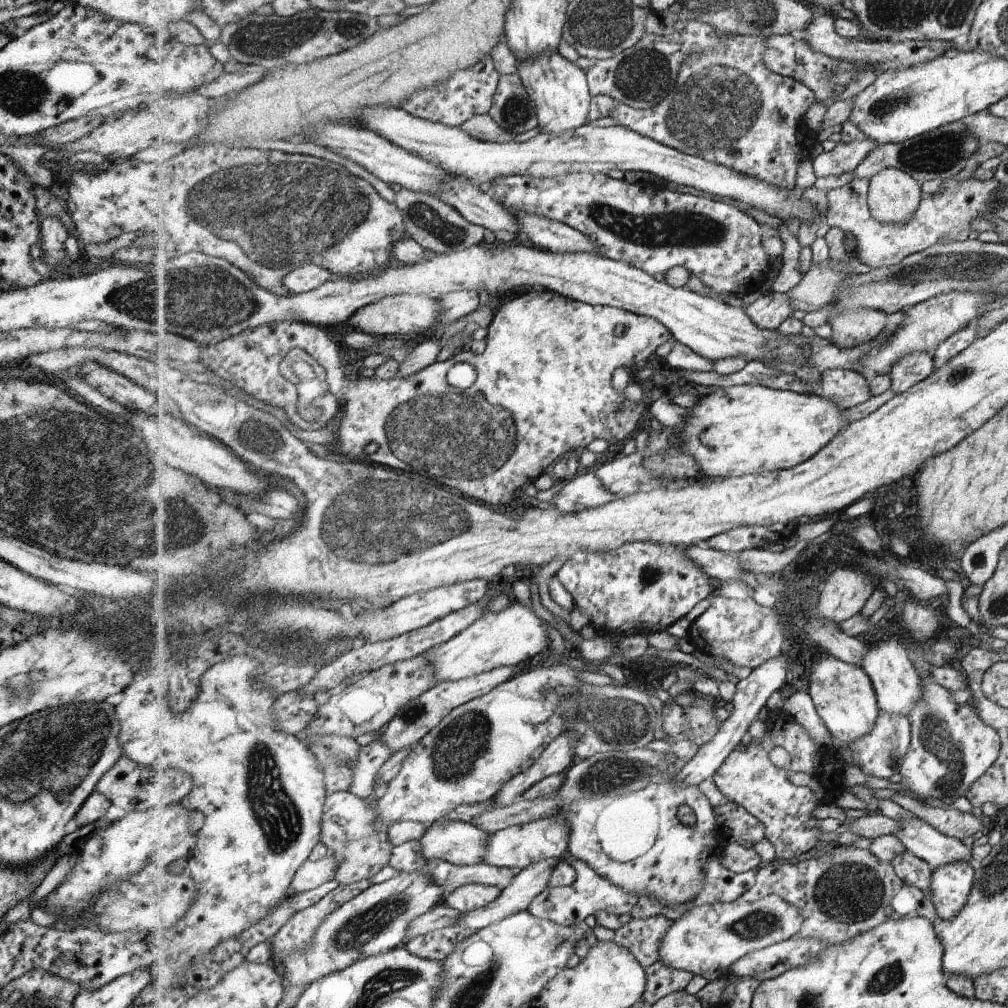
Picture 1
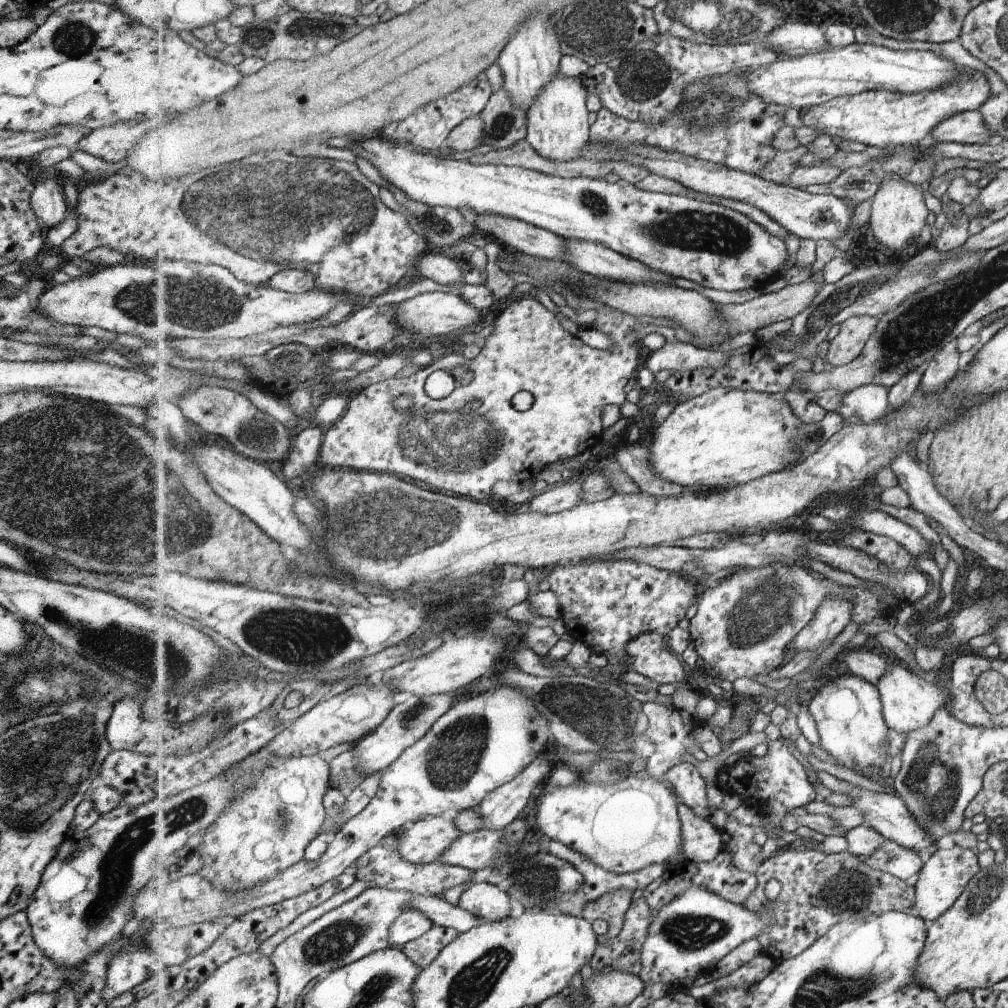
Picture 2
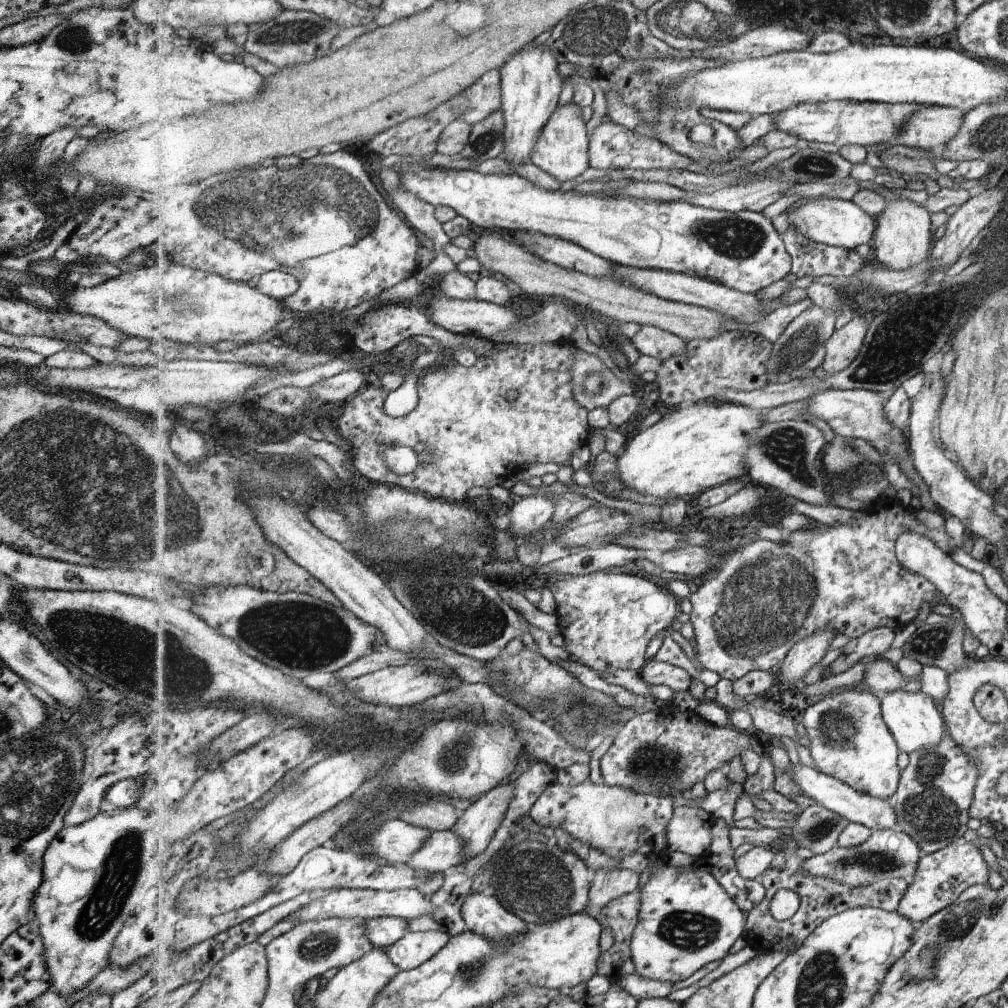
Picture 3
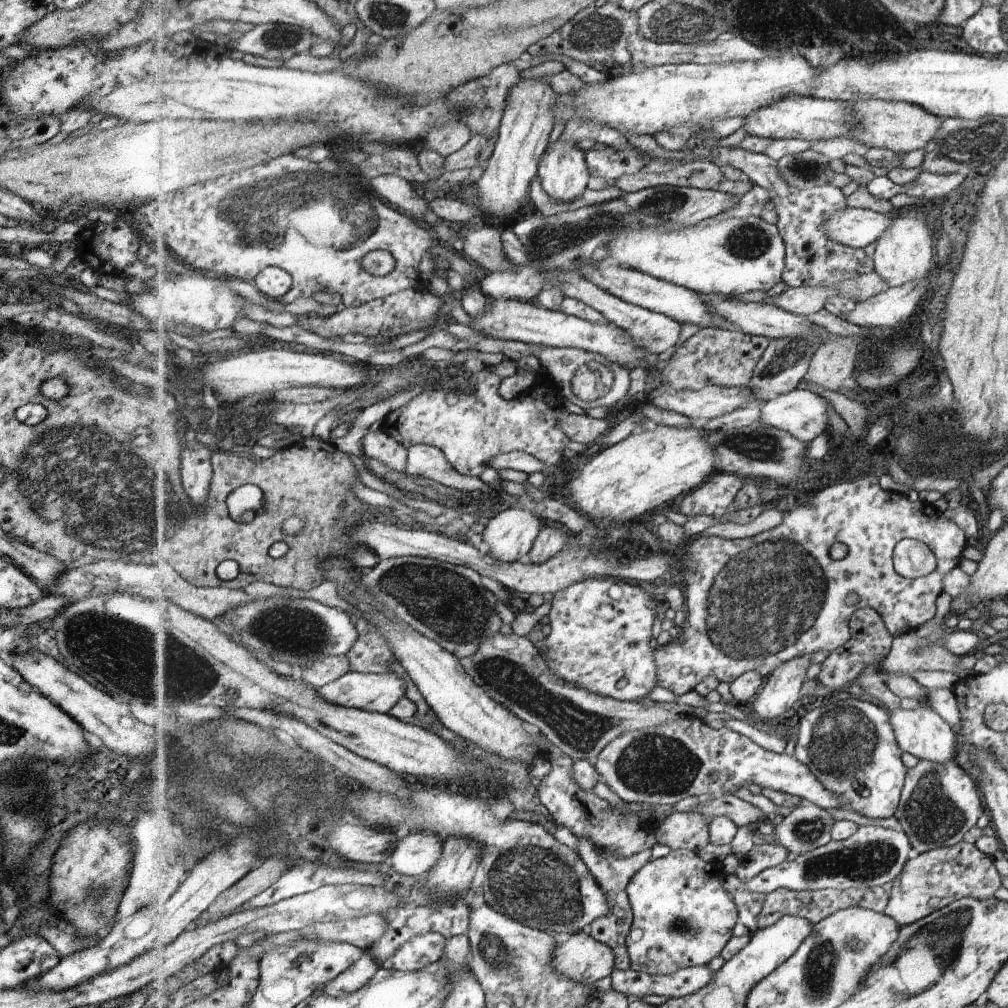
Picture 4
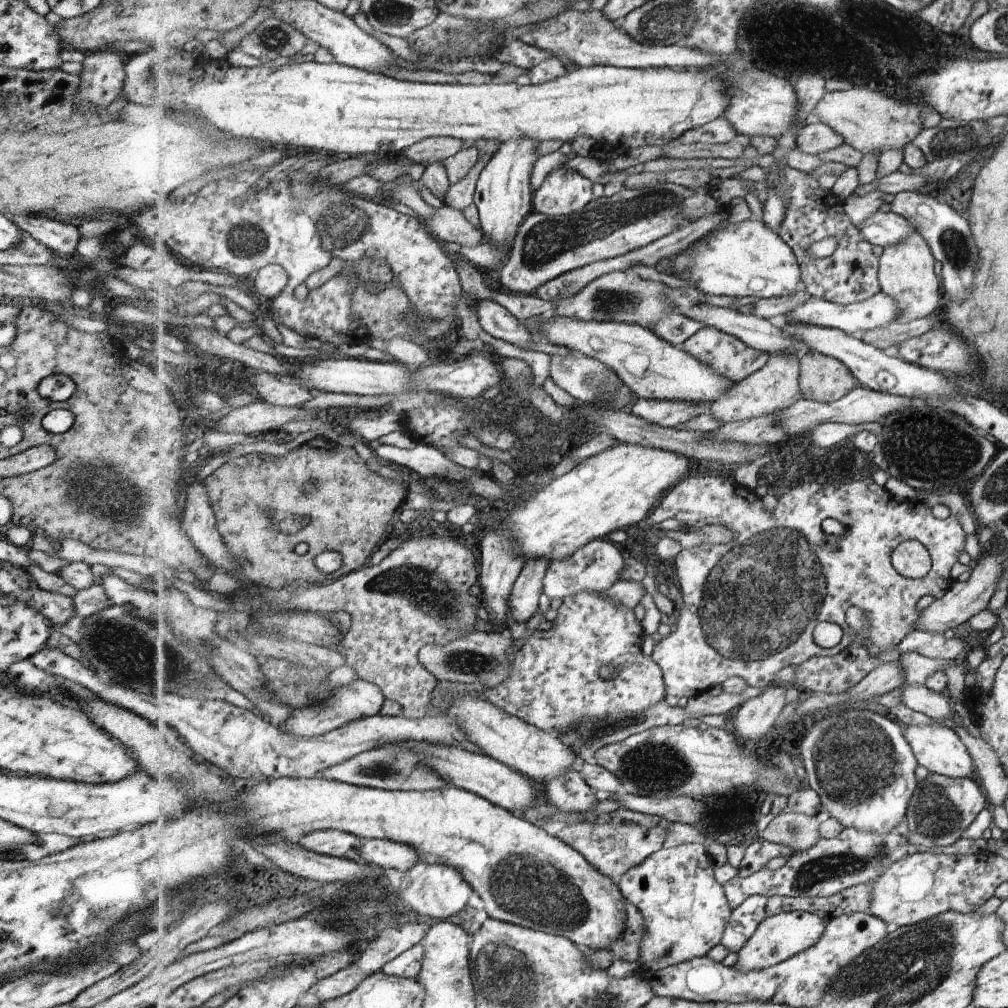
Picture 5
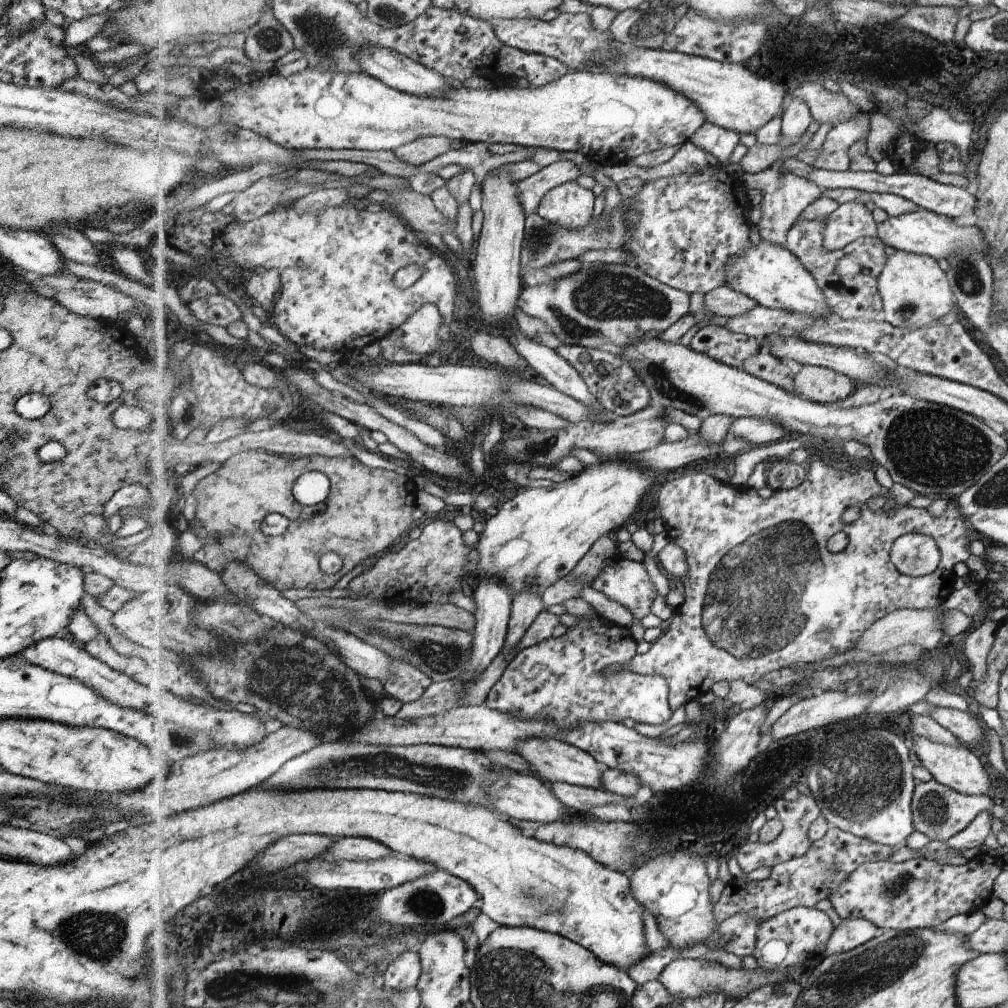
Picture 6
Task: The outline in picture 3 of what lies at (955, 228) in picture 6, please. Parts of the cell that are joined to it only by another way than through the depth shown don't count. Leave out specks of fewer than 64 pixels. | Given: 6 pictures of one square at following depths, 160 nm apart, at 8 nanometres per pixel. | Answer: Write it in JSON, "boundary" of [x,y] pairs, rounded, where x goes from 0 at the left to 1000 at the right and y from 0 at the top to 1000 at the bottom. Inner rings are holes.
{"boundary":[[[822,195],[799,199],[783,211],[783,216],[784,222],[789,223],[801,236],[840,248],[846,248],[854,242],[865,243],[870,217],[860,212],[860,209],[854,208],[846,199]]]}

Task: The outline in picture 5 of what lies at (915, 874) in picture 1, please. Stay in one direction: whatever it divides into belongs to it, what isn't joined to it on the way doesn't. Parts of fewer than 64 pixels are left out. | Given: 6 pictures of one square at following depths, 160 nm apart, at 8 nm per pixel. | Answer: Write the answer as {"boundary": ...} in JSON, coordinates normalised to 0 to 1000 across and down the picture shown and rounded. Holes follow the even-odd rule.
{"boundary":[[[842,820],[830,831],[815,831],[807,841],[792,843],[772,862],[759,860],[742,870],[731,867],[717,877],[720,890],[727,902],[733,901],[736,894],[747,888],[821,892],[854,876],[866,876],[878,868],[884,859],[902,847],[902,836],[901,831],[891,826],[874,827]]]}

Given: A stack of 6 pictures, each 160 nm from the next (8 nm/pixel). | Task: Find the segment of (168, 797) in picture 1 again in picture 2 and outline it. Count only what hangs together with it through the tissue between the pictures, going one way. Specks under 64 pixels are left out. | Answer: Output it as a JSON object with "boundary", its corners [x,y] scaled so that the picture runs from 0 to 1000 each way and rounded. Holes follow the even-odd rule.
{"boundary":[[[276,700],[263,701],[255,710],[231,721],[221,732],[211,735],[196,747],[182,751],[144,750],[130,745],[110,744],[105,748],[97,764],[97,772],[93,773],[98,774],[105,781],[113,782],[119,788],[120,800],[135,801],[156,791],[173,791],[192,780],[208,775],[232,759],[245,754],[255,745],[262,743],[271,732],[292,716],[291,714],[285,716],[276,714],[275,705]]]}

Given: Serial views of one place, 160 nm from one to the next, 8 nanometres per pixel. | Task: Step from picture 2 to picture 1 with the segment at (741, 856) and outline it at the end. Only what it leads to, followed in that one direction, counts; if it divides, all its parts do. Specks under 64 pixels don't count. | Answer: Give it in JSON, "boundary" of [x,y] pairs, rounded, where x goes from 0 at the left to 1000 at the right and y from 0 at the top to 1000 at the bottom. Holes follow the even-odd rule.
{"boundary":[[[725,794],[708,802],[711,809],[711,831],[716,837],[731,835],[748,841],[760,829],[760,819],[738,800]]]}

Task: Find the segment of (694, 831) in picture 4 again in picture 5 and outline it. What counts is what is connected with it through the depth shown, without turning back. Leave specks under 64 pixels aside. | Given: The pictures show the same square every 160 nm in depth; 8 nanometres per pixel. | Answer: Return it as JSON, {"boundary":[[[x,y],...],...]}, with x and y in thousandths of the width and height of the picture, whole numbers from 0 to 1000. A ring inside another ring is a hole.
{"boundary":[[[570,813],[564,815],[553,827],[553,830],[565,836],[594,864],[615,876],[617,869],[628,860],[642,853],[647,847],[658,842],[662,833],[664,814],[657,813],[655,817],[641,822],[630,816],[619,816],[614,813],[604,816],[587,816],[584,813]]]}

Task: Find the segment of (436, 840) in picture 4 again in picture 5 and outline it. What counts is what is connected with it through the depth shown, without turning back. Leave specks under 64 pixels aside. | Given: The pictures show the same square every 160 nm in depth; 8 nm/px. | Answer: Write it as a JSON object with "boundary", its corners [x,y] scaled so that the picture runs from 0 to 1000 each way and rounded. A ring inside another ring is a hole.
{"boundary":[[[362,832],[359,839],[359,855],[370,857],[376,862],[390,861],[407,864],[417,855],[412,839],[384,832]]]}

